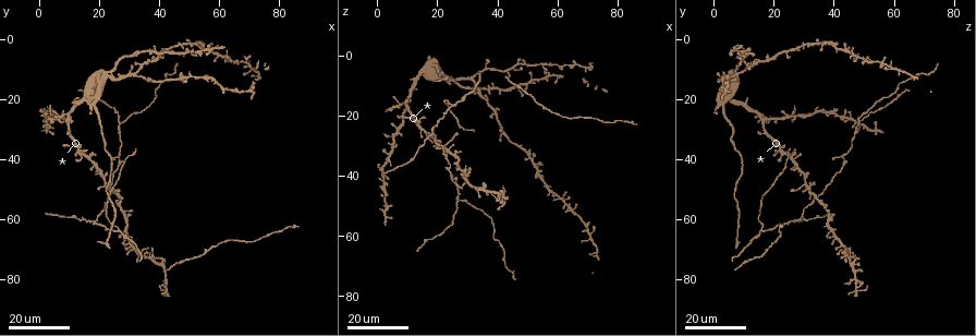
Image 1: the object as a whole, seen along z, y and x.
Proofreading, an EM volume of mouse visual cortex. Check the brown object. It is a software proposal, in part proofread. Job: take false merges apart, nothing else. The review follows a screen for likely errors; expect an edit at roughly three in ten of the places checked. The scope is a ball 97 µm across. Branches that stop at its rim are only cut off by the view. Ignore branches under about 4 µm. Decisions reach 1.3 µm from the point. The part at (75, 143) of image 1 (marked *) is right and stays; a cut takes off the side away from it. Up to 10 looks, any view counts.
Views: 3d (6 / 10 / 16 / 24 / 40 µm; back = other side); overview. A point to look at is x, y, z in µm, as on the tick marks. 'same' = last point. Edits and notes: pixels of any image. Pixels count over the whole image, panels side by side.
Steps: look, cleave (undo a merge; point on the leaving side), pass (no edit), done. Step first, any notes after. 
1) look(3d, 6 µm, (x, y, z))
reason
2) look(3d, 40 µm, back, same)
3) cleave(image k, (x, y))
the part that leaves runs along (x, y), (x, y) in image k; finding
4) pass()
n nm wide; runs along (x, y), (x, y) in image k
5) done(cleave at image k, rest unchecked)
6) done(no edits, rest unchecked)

look(3d, 16 µm, (26, 63, 15))
three-way junction

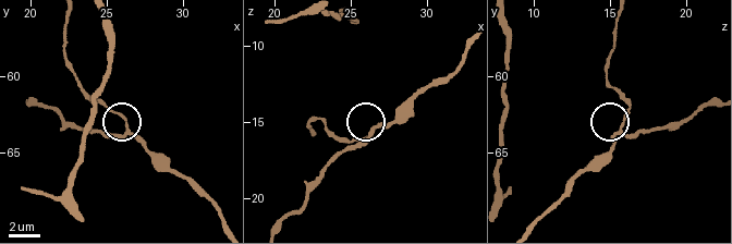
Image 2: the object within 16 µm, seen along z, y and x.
look(3d, 10 µm, (26.2, 63.6, 15.8))

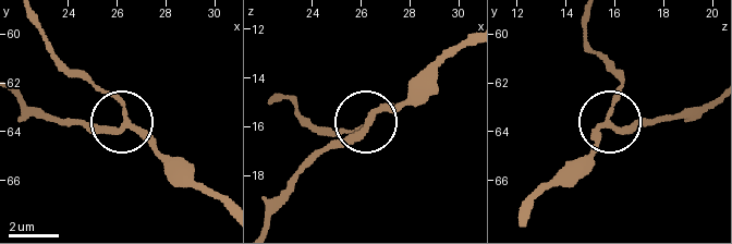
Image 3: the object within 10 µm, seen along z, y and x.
pass()
3 arms; runs along (19, 102), (78, 125), (120, 123), (117, 100), (81, 71) in image 3; continuous, no second cell

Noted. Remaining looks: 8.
look(3d, 24 µm, (19, 61, 26))
three arms meet

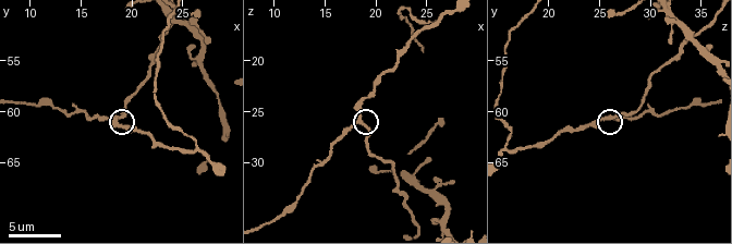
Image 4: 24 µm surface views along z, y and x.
look(3d, 10 µm, (18.0, 60.8, 25.8))

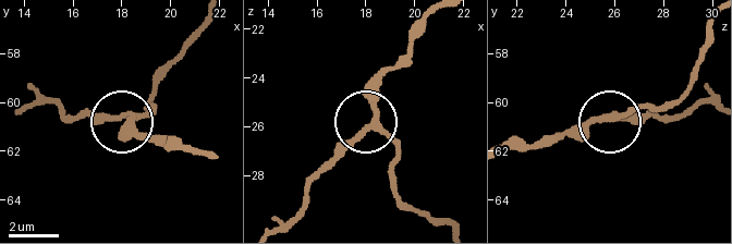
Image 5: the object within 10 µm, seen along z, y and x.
pass()
runs along (206, 19), (151, 94), (151, 108), (121, 119), (69, 119) in image 5; one cell here

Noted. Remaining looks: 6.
look(3d, 16 µm, (23, 48, 30))

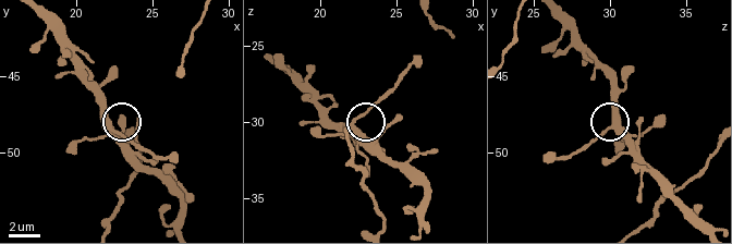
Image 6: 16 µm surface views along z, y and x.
look(3d, 6 µm, (22.4, 48.2, 30.4))
closer look

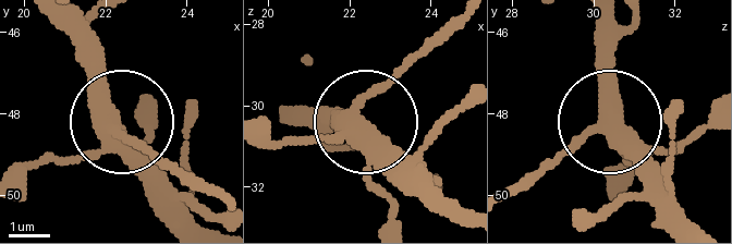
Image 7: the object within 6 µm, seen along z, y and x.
pass()
4 arms; runs along (66, 25), (125, 133), (191, 188) in image 7; one cell here

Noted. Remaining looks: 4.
look(3d, 24 µm, (28, 44, 23))
thin neck

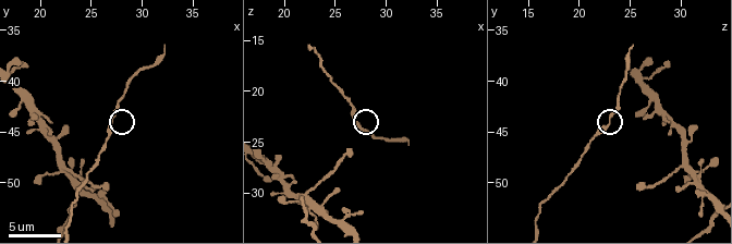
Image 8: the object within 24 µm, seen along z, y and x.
look(3d, 10 µm, (27.2, 43.8, 23.0))
closer look

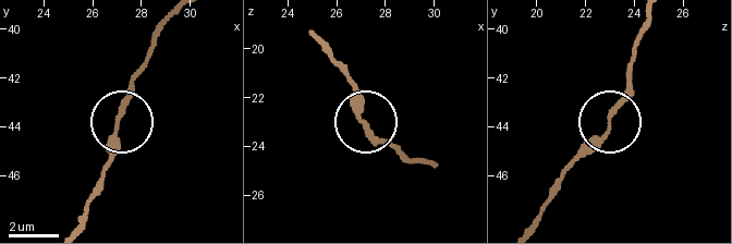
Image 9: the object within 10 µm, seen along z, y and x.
pass()
runs along (534, 221), (554, 183), (608, 127), (630, 73) in image 9; one cell here

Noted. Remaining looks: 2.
look(3d, 16 µm, (27, 27, 48))
branch point

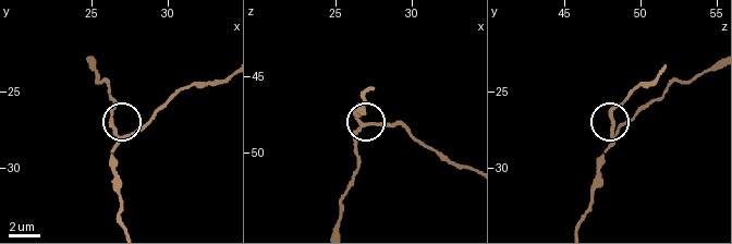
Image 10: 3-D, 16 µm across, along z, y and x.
look(3d, 6 µm, (26.8, 28.0, 48.2))
closer look

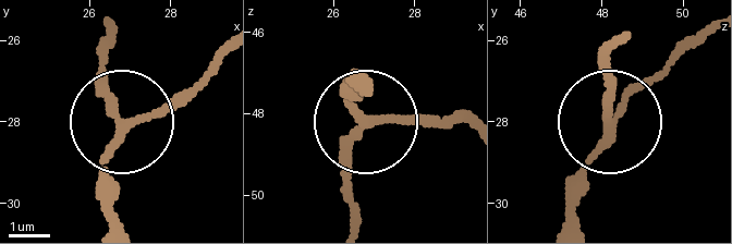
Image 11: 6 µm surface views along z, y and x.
pass()
190 nm wide; runs along (565, 221), (569, 180), (617, 107), (675, 59) in image 11; one cell here

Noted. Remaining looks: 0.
done(no edits, rest unchecked)

